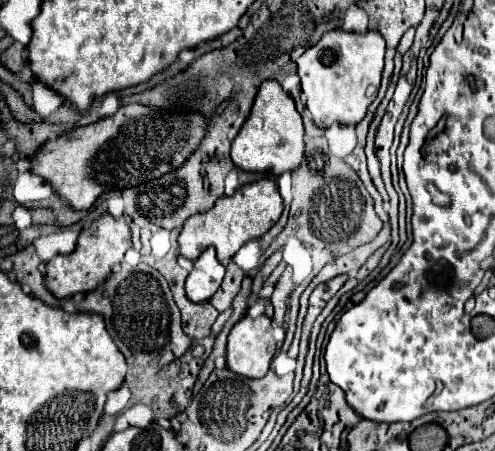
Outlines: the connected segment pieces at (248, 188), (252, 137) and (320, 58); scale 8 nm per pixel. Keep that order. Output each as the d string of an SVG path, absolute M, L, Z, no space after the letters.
M263 178L253 184L239 186L233 196L221 196L209 212L191 216L191 220L183 224L183 230L179 234L179 252L185 258L195 260L207 246L213 246L217 250L217 258L227 266L235 252L247 240L263 236L279 220L281 212L283 198L279 196L279 188L273 178Z
M265 80L265 84L261 84L261 88L257 92L257 98L253 102L251 114L245 120L243 128L239 130L237 138L233 140L231 160L241 170L247 170L247 172L269 172L273 176L281 176L283 172L295 170L301 164L301 160L303 160L303 120L301 120L301 114L295 110L293 98L281 88L281 84L277 80Z
M329 30L321 40L305 50L297 60L301 88L307 98L307 108L313 114L313 122L319 128L327 128L335 122L357 124L367 114L369 104L377 98L383 74L385 40L379 32L367 30L363 34Z

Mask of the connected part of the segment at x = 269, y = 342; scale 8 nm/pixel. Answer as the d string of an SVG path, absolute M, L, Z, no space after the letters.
M263 314L259 318L243 316L227 340L227 368L239 376L263 378L269 362L275 356L277 342L269 332L271 320Z

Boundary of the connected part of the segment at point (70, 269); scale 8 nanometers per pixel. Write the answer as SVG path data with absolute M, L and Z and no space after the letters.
M103 214L99 220L95 220L89 228L85 228L79 238L77 246L67 256L55 256L51 262L47 262L47 274L45 282L49 292L53 292L57 298L69 298L77 292L91 292L95 290L113 270L115 264L121 262L123 254L131 248L131 230L125 218L113 218L111 214Z

